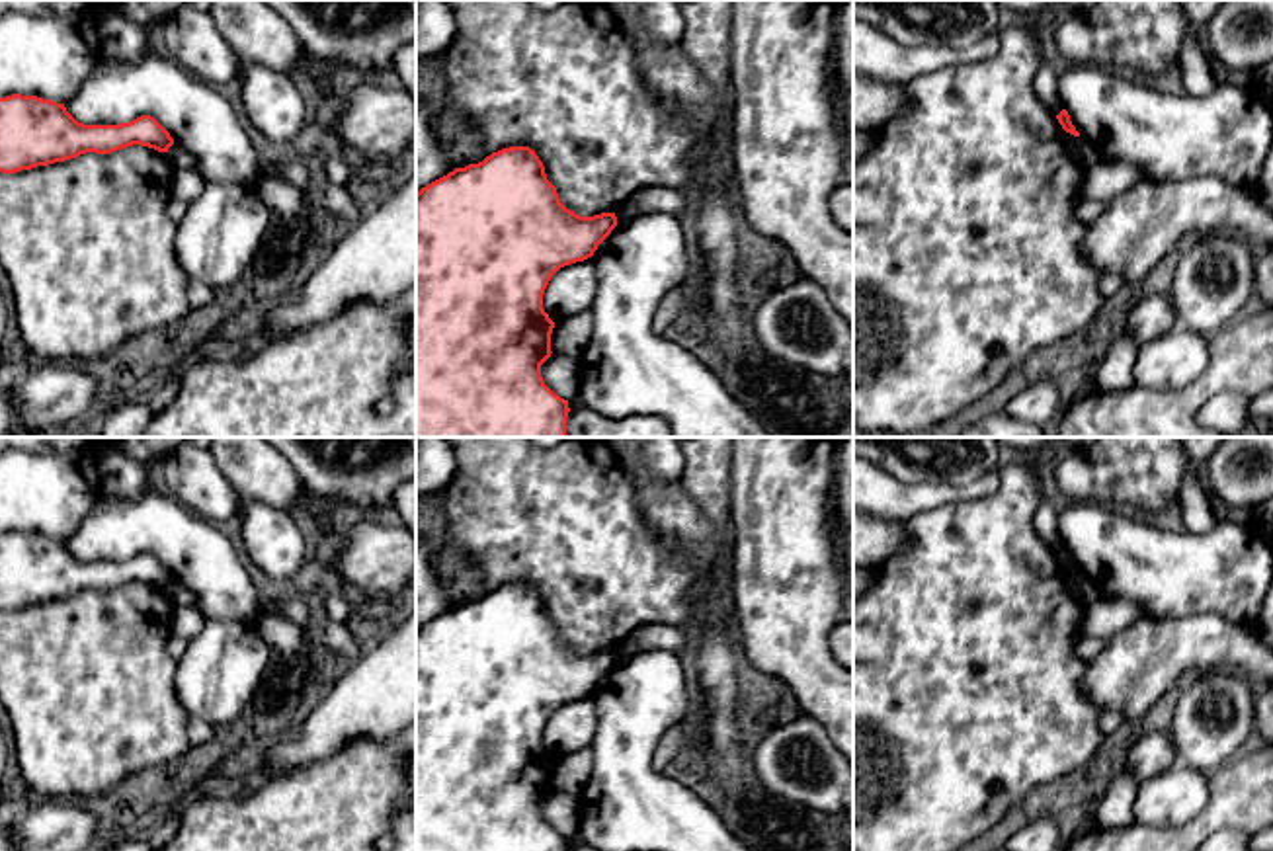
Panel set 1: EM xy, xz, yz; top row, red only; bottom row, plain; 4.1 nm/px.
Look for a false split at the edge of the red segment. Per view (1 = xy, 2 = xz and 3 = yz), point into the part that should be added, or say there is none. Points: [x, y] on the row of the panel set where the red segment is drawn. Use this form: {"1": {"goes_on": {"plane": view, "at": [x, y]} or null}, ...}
{"1": {"goes_on": null}, "2": {"goes_on": null}, "3": {"goes_on": null}}

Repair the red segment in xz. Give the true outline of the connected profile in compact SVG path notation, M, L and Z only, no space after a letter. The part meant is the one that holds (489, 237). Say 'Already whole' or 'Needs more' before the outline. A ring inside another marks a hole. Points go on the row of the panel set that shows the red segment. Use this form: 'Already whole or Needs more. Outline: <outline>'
Already whole. Outline: M529 146L492 152L482 162L455 168L416 193L416 437L568 437L568 400L554 394L541 377L541 365L553 353L551 334L554 328L543 308L543 295L560 267L592 258L615 226L615 213L580 217L566 209L556 187L547 180L543 162Z

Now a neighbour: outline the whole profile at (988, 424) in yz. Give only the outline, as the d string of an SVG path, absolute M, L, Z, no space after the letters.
M984 410L955 437L1045 437L1045 429L1021 420L1013 420L1006 412Z

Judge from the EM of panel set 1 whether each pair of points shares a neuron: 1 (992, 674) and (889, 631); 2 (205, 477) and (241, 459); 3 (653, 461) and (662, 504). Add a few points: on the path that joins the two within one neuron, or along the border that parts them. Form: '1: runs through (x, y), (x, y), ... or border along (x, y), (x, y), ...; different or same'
1: runs through (967, 662), (920, 662), (914, 656); same
2: border along (211, 457), (229, 485), (252, 502); different
3: border along (621, 459), (643, 467), (657, 479), (678, 481); different

